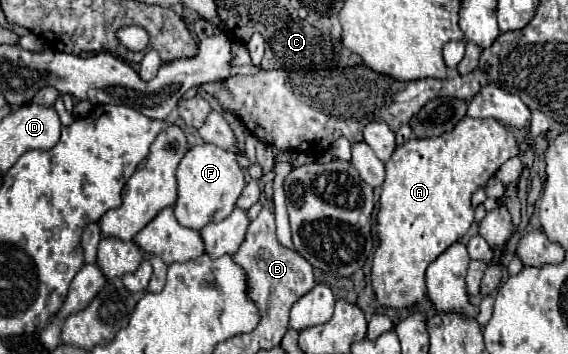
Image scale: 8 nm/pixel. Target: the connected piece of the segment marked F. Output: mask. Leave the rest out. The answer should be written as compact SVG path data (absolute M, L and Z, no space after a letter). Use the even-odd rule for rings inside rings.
M214 144L192 146L178 164L178 200L174 206L176 220L194 230L202 230L210 222L222 222L236 208L236 202L246 186L244 170L238 164L238 154Z

